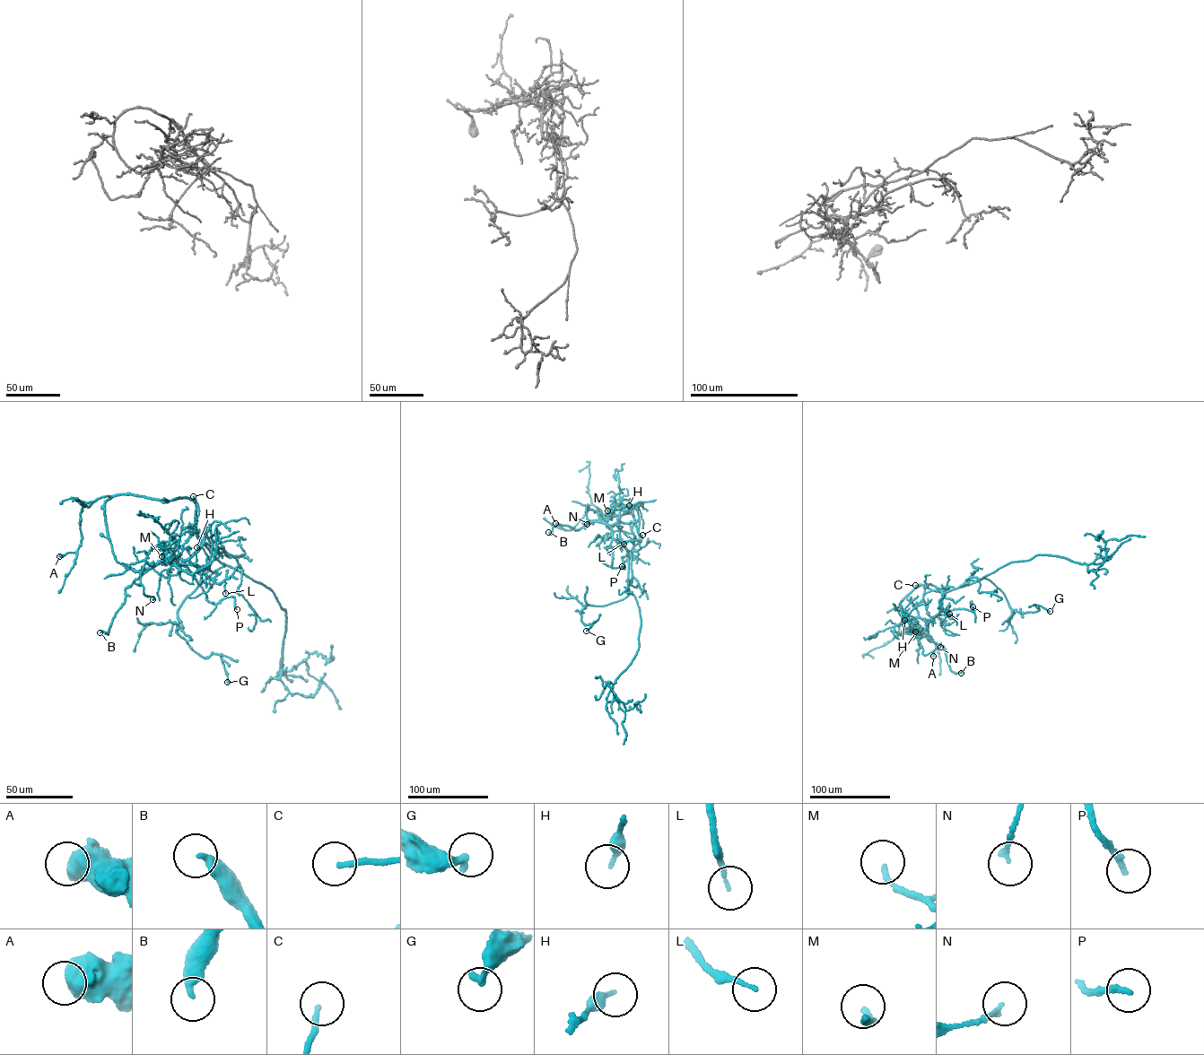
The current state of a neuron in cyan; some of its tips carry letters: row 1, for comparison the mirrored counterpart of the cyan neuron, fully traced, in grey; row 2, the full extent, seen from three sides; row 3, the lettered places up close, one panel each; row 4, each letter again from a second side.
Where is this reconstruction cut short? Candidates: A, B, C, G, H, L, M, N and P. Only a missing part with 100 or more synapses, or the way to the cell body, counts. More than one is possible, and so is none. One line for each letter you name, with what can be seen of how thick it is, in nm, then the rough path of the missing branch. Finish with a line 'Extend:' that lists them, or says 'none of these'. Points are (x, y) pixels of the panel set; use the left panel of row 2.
B: calibre 320 nm
Extend: B

